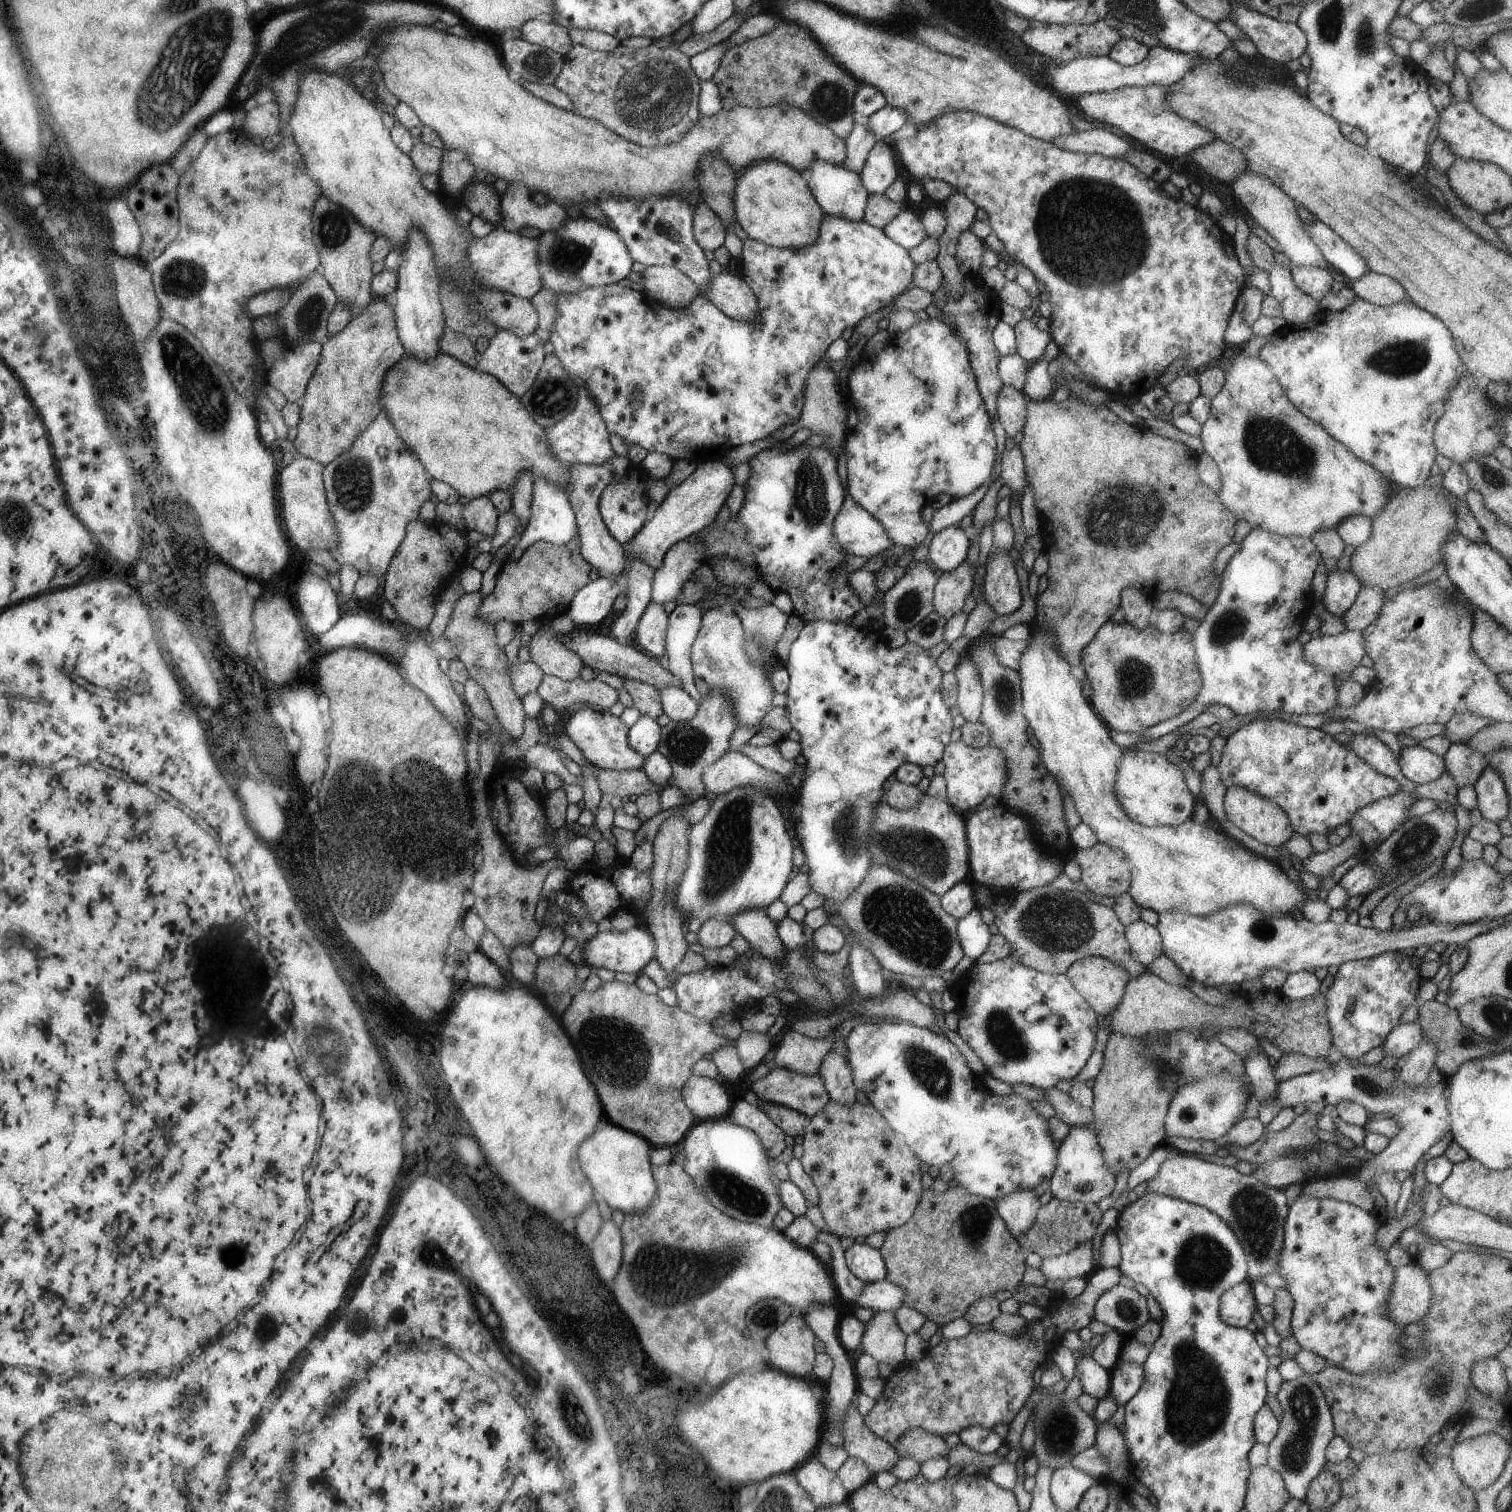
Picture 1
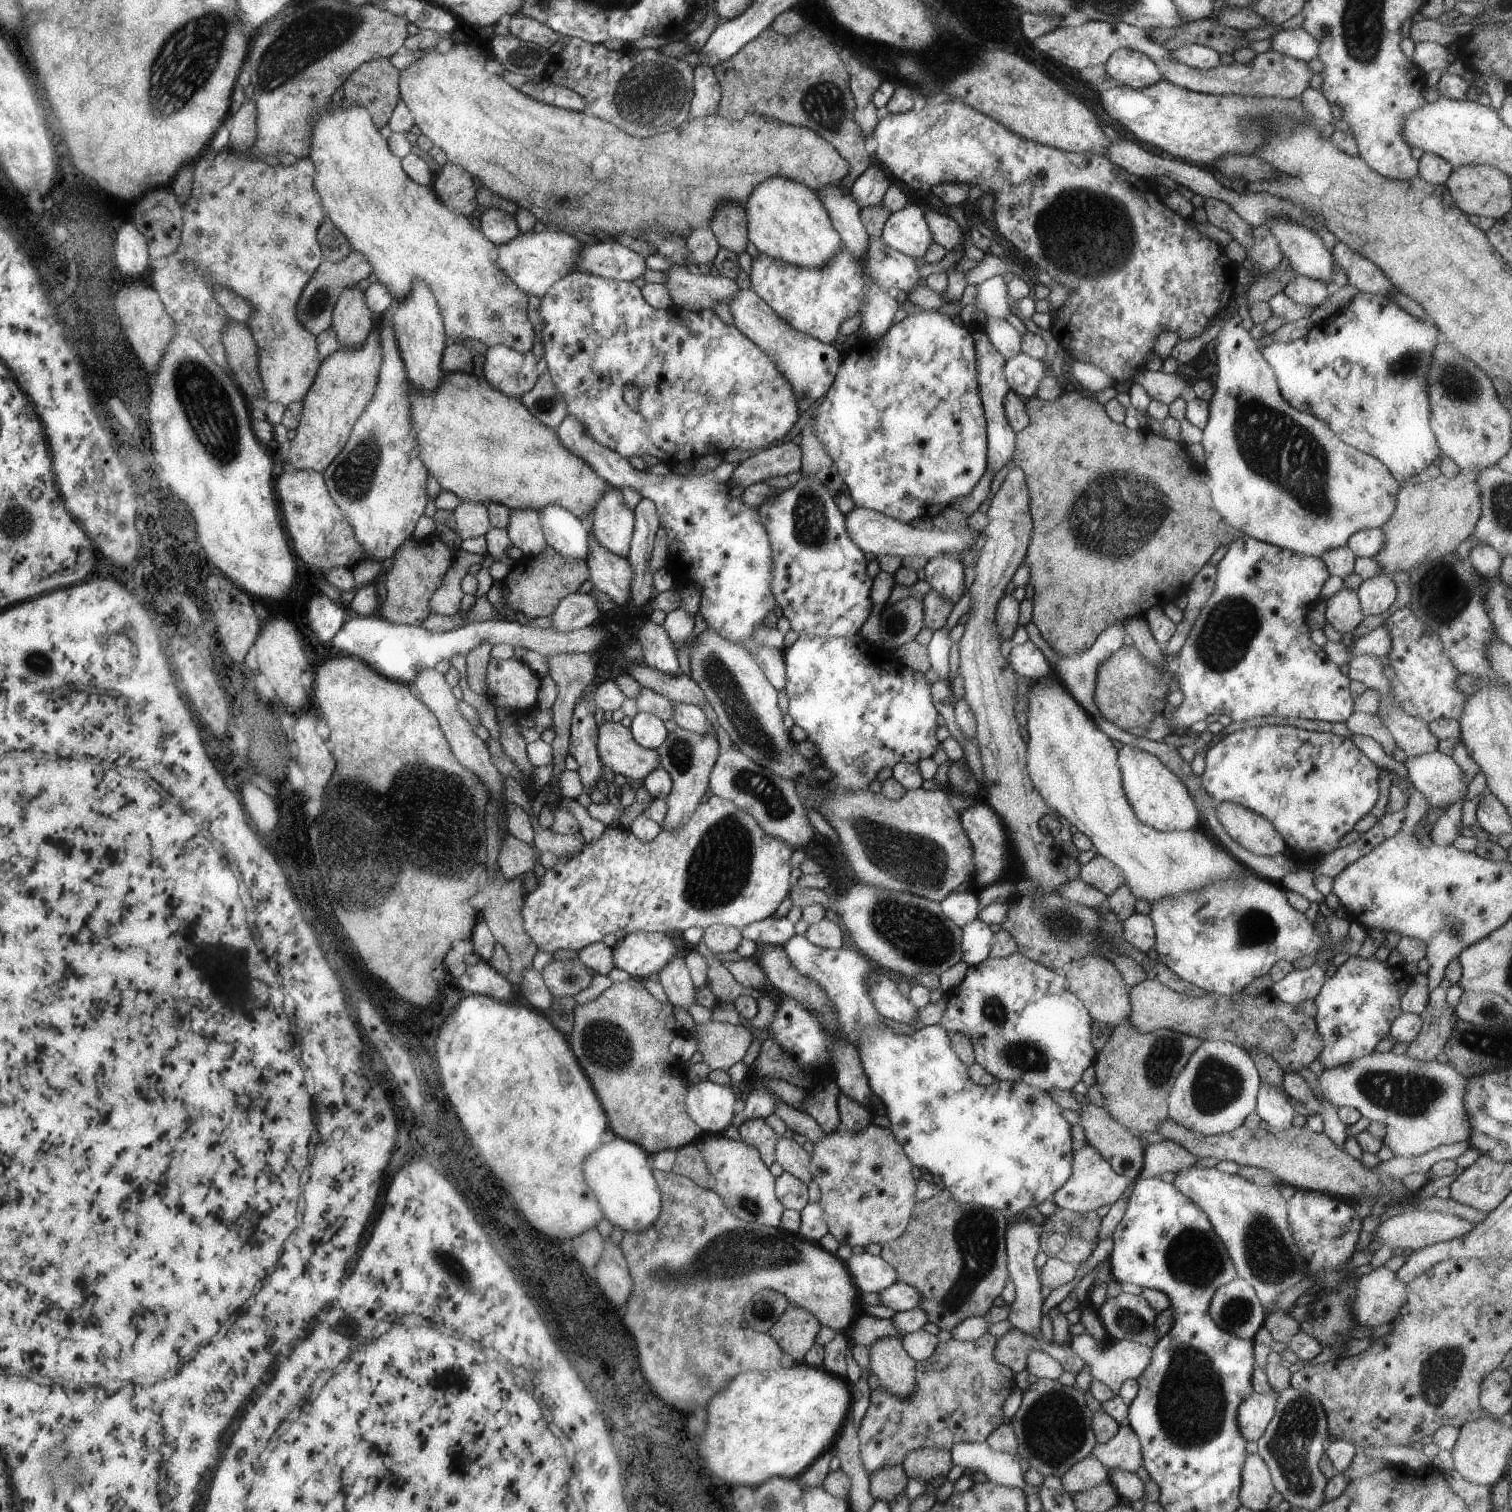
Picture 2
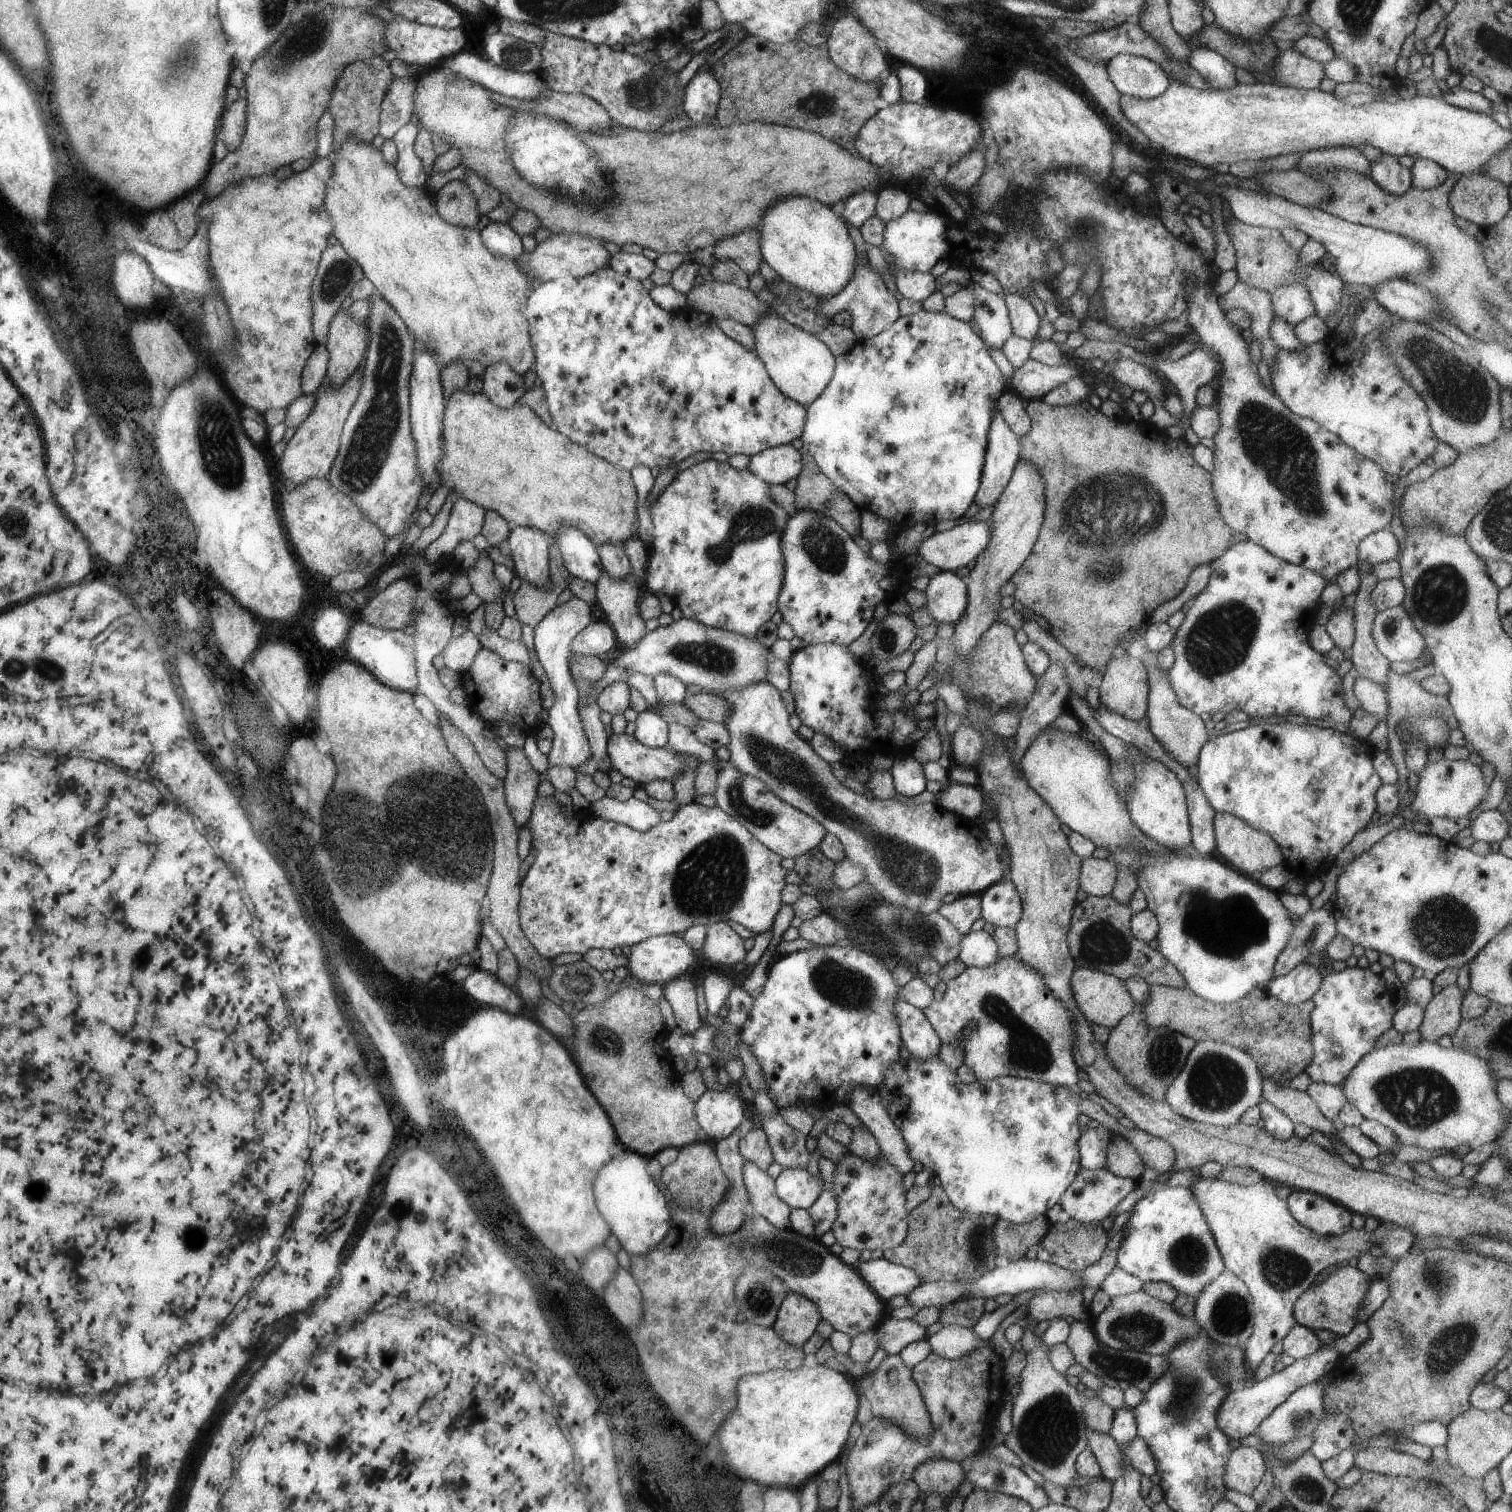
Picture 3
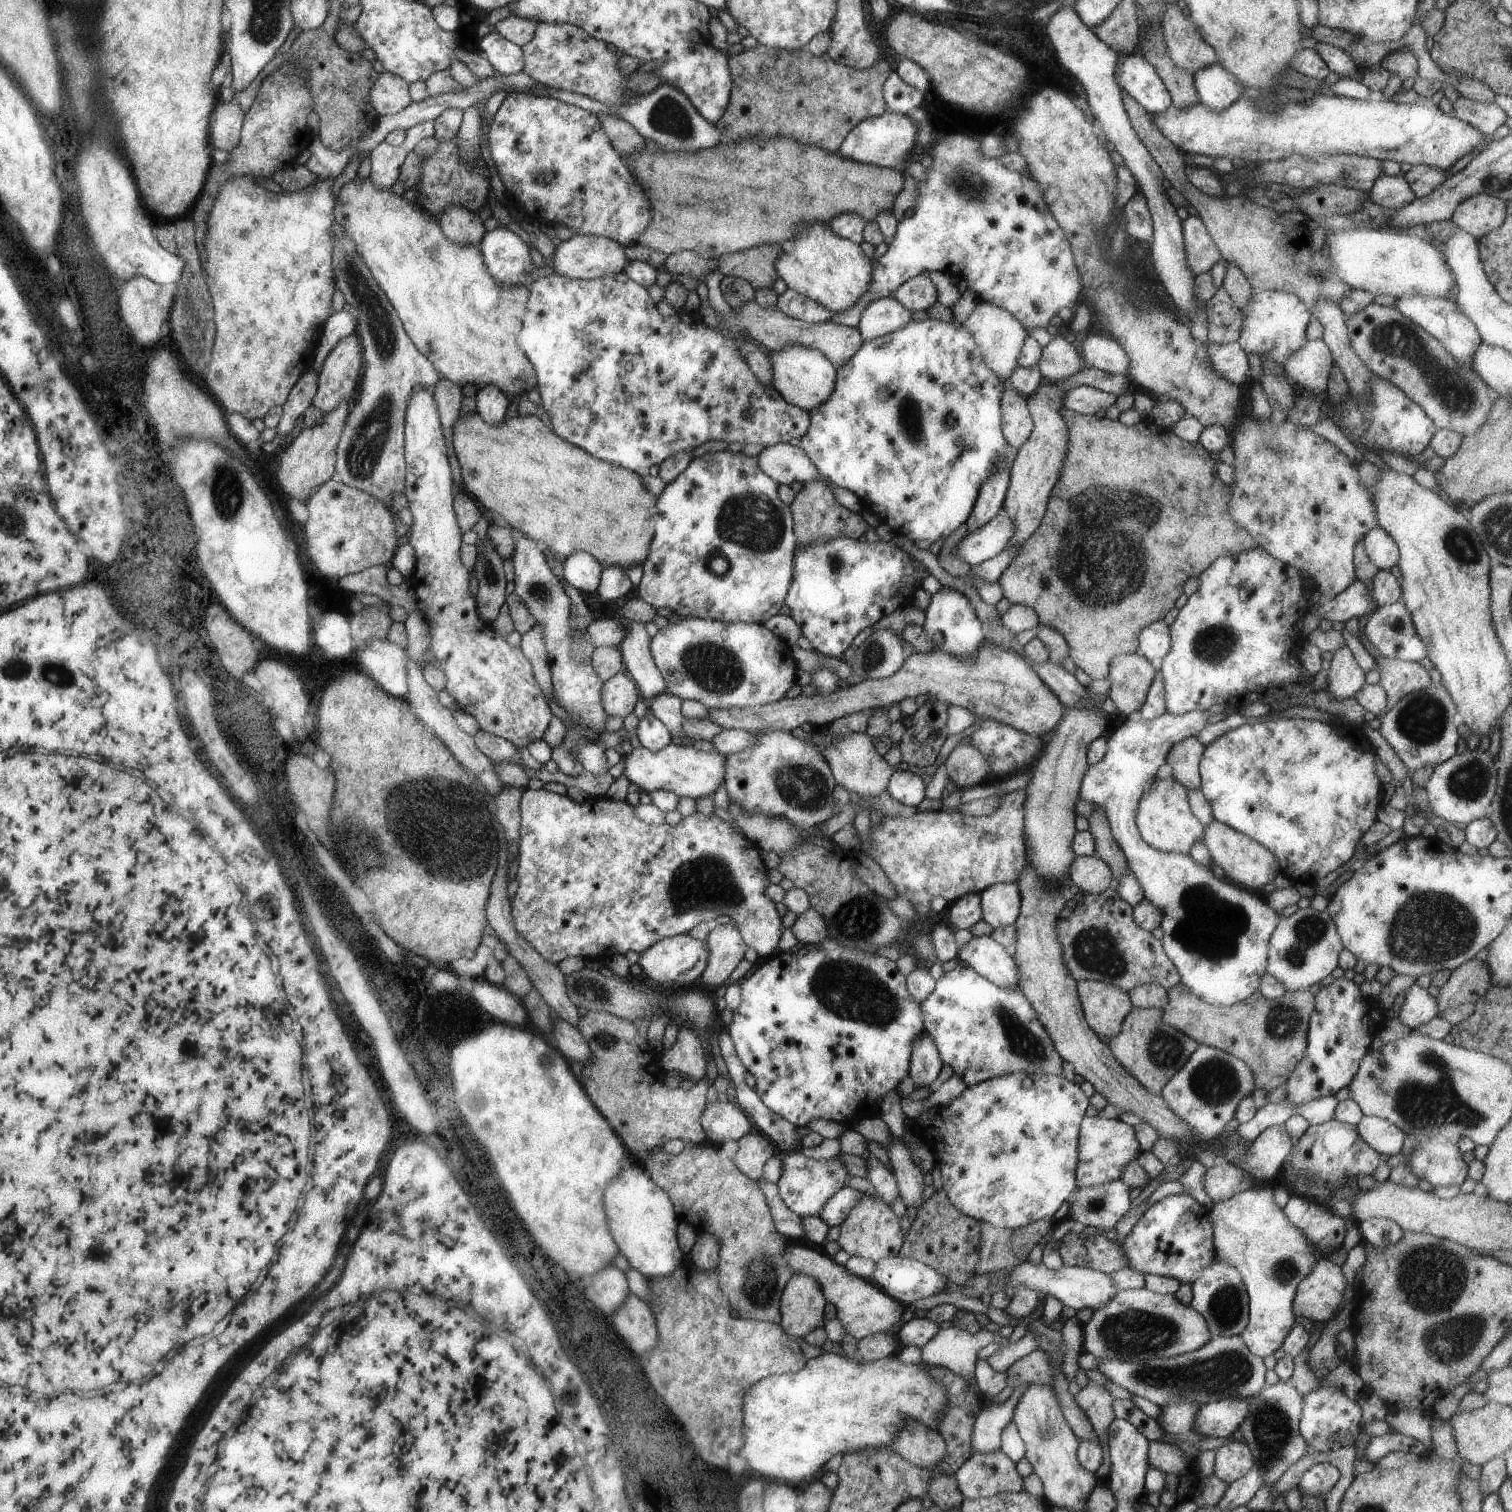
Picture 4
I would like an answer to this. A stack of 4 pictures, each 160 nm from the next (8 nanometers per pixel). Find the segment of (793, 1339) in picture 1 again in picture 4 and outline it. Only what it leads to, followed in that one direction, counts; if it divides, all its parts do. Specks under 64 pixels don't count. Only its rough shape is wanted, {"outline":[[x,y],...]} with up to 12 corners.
{"outline":[[794,1274],[782,1294],[779,1325],[800,1340],[822,1327],[819,1282]]}

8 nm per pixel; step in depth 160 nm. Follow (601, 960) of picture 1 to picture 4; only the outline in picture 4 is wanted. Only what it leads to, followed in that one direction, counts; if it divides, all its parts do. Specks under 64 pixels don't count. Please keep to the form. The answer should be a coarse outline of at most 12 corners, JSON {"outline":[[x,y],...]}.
{"outline":[[686,933],[655,942],[638,965],[656,984],[688,988],[710,948]]}

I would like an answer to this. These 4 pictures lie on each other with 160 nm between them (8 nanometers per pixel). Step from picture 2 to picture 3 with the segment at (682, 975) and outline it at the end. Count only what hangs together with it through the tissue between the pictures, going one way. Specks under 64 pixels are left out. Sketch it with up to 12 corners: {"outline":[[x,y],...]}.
{"outline":[[683,975],[663,985],[677,1025],[702,1027],[696,986]]}

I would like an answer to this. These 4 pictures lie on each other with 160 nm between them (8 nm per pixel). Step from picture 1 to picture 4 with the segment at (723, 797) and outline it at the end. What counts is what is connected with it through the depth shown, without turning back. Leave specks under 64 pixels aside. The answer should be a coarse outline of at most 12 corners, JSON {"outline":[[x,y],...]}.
{"outline":[[526,788],[516,930],[602,963],[730,916],[784,927],[715,813]]}

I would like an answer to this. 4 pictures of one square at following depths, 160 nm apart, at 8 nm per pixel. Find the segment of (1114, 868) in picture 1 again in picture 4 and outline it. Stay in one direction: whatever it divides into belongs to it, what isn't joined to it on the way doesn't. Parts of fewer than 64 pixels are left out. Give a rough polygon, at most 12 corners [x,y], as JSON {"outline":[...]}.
{"outline":[[1096,856],[1076,857],[1070,880],[1081,893],[1103,893],[1114,882]]}

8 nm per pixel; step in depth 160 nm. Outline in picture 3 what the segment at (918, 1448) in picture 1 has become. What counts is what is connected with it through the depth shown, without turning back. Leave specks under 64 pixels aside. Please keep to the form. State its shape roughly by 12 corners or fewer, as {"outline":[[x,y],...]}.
{"outline":[[935,1458],[912,1479],[926,1495],[946,1498],[966,1479],[959,1462]]}

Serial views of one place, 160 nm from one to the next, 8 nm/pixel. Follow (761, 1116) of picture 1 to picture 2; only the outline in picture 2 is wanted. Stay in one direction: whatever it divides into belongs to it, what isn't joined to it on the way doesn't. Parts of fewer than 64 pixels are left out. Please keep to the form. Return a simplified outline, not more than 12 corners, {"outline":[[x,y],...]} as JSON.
{"outline":[[761,1118],[744,1121],[736,1130],[755,1146],[770,1167],[776,1163],[779,1136]]}

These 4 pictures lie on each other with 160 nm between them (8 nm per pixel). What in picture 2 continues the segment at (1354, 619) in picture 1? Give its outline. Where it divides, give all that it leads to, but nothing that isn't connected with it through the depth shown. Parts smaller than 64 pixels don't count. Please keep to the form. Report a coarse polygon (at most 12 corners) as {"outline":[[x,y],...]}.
{"outline":[[1393,579],[1363,580],[1356,594],[1364,616],[1386,612],[1396,600]]}

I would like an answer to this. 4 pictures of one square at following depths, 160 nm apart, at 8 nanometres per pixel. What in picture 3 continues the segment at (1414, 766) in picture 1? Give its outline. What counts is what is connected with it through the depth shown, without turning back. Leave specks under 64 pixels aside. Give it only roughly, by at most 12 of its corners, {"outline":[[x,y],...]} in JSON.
{"outline":[[1444,756],[1419,772],[1410,809],[1468,817],[1488,795],[1480,767]]}

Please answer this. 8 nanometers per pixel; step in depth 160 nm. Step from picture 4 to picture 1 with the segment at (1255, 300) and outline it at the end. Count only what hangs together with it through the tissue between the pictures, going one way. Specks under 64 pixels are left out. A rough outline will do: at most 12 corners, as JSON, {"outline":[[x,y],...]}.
{"outline":[[1292,266],[1296,286],[1316,299],[1332,290],[1328,267]]}

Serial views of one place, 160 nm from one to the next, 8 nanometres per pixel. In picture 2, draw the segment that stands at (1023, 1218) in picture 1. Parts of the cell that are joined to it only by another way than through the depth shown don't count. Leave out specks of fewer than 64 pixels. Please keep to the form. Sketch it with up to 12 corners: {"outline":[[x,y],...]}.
{"outline":[[1030,1219],[1005,1230],[1009,1280],[1017,1294],[1007,1319],[1041,1336],[1042,1295],[1034,1257],[1038,1225]]}

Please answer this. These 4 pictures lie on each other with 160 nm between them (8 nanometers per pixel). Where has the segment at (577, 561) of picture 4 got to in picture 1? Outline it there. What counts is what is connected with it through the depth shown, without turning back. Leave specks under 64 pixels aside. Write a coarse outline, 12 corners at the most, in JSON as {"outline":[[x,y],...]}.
{"outline":[[534,478],[530,521],[509,556],[535,542],[563,545],[577,536],[567,492]]}

